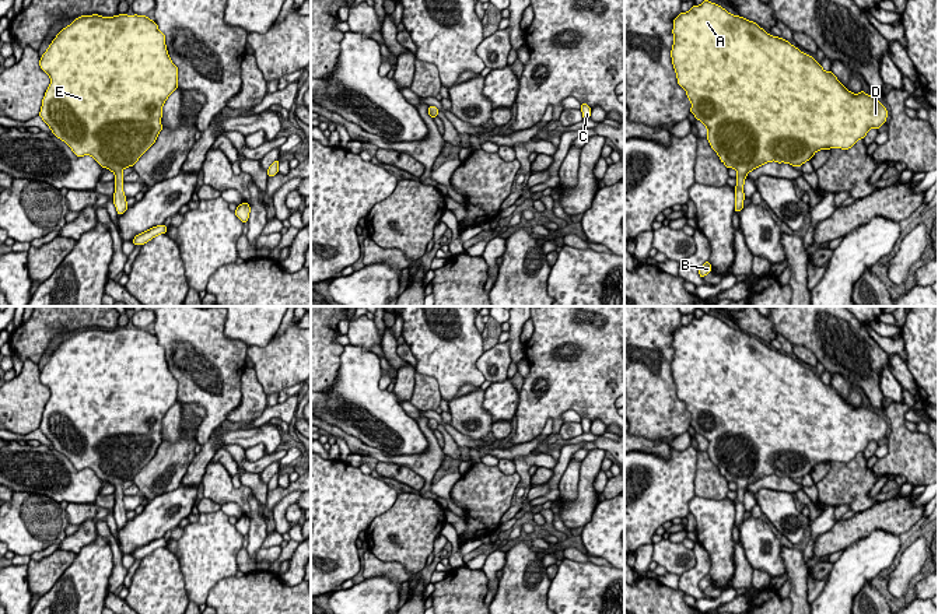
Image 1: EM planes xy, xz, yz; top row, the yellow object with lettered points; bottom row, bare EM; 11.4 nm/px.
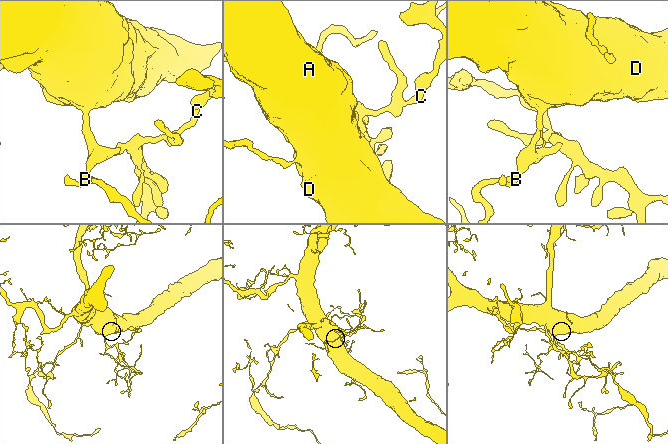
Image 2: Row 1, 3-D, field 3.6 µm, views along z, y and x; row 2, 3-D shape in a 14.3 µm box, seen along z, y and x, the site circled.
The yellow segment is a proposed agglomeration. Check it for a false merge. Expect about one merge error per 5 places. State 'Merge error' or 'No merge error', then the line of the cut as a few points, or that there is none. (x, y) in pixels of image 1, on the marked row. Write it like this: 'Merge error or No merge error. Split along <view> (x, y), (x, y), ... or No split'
No merge error. No split

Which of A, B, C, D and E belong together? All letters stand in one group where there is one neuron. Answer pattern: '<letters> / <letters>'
A B C D E

